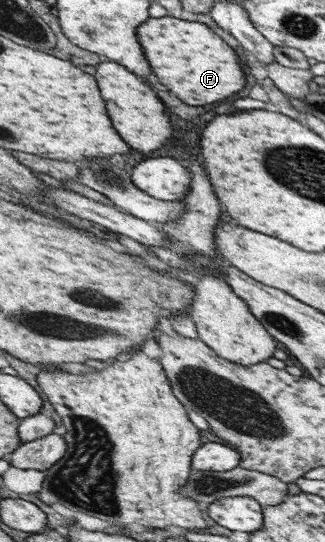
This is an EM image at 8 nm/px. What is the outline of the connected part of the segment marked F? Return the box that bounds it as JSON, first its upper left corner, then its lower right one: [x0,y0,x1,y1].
[137,16,245,105]

